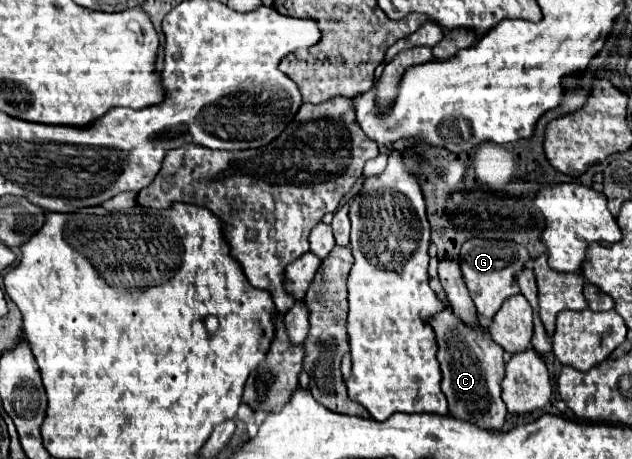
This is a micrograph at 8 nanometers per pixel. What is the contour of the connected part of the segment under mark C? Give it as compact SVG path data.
M450 307L438 313L430 321L430 325L434 327L438 339L442 391L450 403L450 417L468 421L486 431L500 431L506 417L506 405L502 401L500 385L500 381L504 379L504 349L496 345L488 335L464 325L458 317L452 315Z

